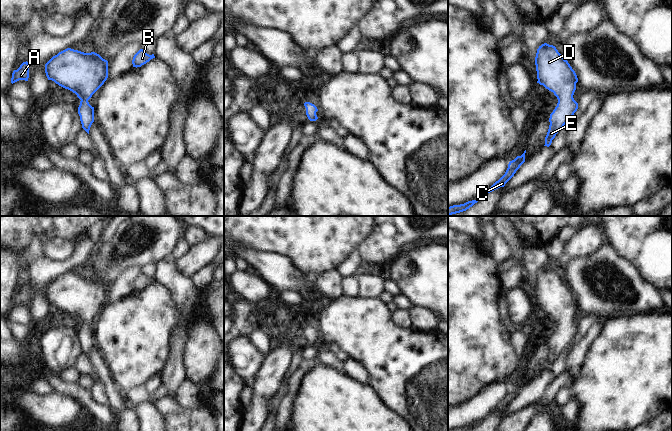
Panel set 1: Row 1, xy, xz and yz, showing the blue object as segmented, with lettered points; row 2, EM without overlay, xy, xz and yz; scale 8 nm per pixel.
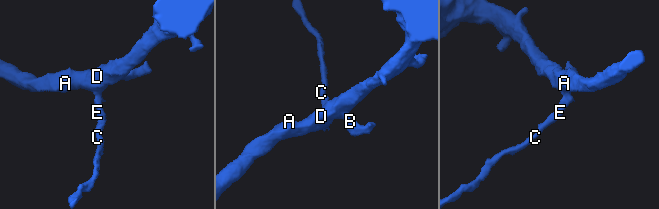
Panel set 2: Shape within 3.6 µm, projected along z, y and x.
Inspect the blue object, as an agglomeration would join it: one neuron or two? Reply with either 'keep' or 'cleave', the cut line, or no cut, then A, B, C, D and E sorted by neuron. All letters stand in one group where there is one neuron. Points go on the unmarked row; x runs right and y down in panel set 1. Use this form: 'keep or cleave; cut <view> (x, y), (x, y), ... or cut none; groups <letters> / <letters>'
keep; cut none; groups A B C D E

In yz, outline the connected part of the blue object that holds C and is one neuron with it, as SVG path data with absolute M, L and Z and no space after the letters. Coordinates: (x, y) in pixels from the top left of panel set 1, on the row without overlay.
M526 374L521 380L517 380L514 384L509 386L505 398L488 413L487 417L490 417L500 411L505 410L505 408L514 400L516 395L520 392L520 390L525 386L525 377Z

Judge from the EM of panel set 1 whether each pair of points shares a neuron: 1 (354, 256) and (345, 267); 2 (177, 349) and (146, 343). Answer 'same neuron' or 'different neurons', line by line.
1: same neuron
2: different neurons

